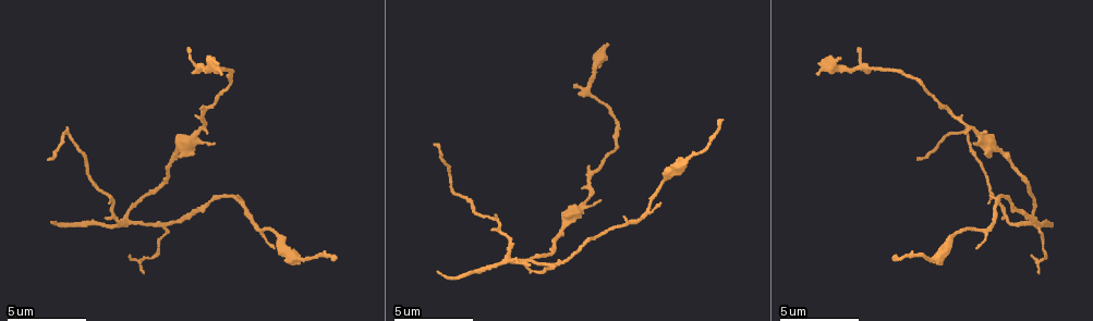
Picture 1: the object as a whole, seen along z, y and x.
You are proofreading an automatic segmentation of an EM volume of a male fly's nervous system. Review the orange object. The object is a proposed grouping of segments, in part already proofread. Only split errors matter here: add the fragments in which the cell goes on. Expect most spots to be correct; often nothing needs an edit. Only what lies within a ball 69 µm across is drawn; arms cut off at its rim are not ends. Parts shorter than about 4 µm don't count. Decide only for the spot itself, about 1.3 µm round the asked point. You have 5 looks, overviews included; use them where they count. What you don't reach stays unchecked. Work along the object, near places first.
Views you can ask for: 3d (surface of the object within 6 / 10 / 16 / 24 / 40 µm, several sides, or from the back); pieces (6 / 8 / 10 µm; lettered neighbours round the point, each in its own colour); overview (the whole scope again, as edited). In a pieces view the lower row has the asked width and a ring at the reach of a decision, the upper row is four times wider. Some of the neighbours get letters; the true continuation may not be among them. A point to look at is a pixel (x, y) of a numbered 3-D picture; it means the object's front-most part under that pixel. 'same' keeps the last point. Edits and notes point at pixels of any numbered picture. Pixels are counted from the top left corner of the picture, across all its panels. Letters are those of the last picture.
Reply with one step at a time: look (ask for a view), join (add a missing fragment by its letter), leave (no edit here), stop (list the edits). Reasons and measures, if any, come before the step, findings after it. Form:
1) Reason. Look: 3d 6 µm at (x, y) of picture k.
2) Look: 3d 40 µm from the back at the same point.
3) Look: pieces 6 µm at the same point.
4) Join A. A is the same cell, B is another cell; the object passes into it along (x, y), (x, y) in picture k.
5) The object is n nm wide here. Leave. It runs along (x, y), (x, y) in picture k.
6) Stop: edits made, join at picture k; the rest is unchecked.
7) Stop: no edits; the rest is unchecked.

Long arm stops here. Look: pieces 6 µm at (895, 257) of picture 1.

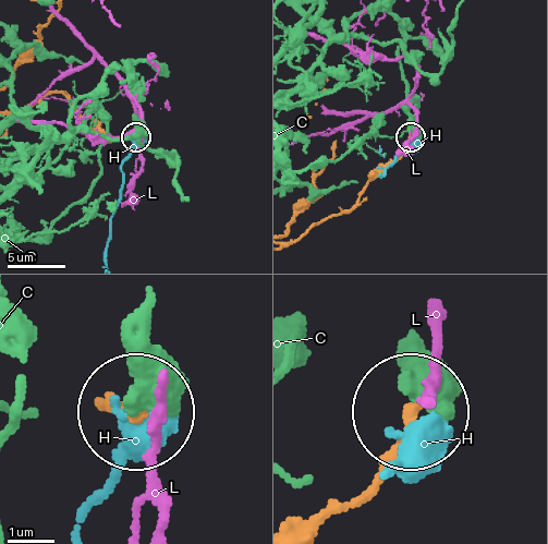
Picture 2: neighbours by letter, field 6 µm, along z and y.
Leave. C, H and L are other cells; it runs along (302, 531), (361, 496), (408, 418) in picture 2; no lettered fragment goes on from it.

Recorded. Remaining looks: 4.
Tapers out. Look: 3d 6 µm at (273, 247) of picture 1.

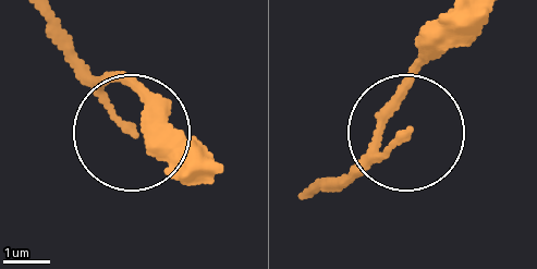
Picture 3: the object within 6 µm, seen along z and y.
Look: pieces 10 µm at (130, 130) of picture 3.

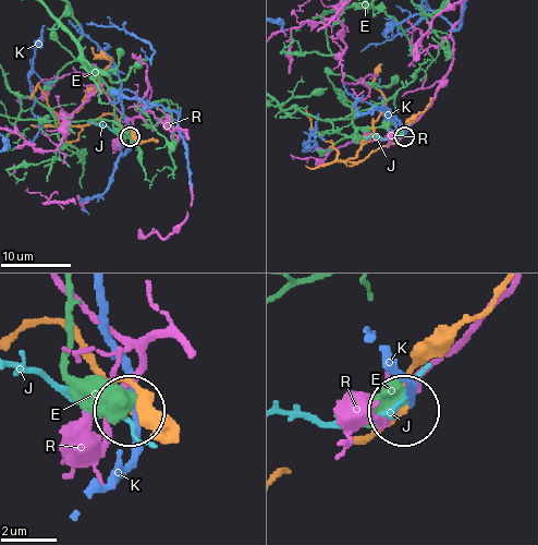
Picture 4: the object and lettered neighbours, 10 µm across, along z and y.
Leave. E, J, K and R are other cells; no lettered fragment goes on from it.

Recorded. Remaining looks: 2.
Long arm stops here. Look: 3d 10 µm at (219, 73) of picture 1.

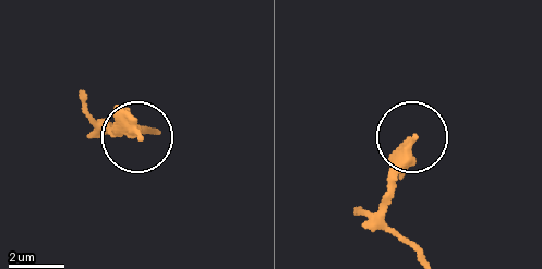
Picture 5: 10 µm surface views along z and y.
Look: pieces 6 µm at (137, 136) of picture 5.

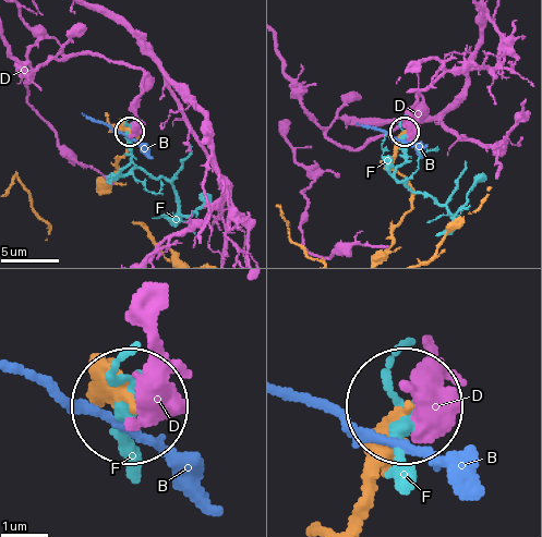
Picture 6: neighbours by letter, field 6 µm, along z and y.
Leave. B, D and F are other cells; it runs along (351, 520), (368, 462), (406, 406) in picture 6; no lettered fragment goes on from it.

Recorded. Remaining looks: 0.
Stop: no edits; the rest is unchecked.

